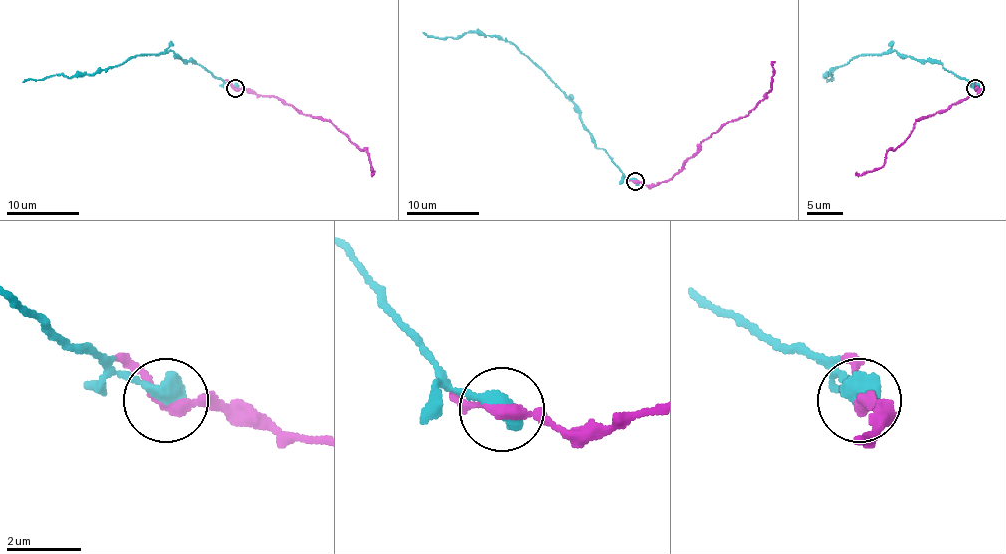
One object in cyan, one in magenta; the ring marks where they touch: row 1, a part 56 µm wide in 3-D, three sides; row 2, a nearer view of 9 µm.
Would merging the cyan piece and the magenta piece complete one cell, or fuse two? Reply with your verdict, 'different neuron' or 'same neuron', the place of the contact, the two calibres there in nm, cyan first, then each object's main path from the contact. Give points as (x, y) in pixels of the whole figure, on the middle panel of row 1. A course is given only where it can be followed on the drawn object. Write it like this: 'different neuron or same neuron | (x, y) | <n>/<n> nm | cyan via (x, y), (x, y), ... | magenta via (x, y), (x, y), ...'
same neuron | (635, 181) | 550/280 nm | cyan via (635, 181), (595, 146), (579, 108), (514, 45), (494, 35), (465, 32), (437, 37), (423, 32) | magenta via (635, 181), (652, 184), (666, 182), (702, 141), (722, 126), (741, 119), (771, 88), (771, 61)

